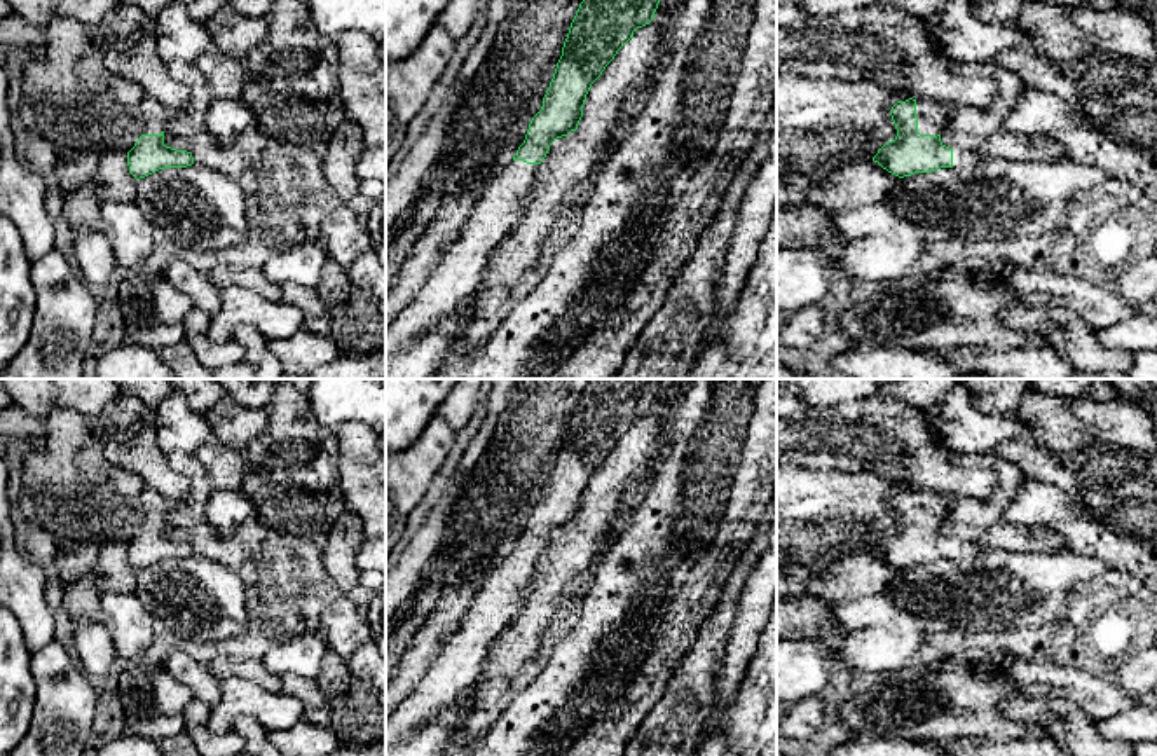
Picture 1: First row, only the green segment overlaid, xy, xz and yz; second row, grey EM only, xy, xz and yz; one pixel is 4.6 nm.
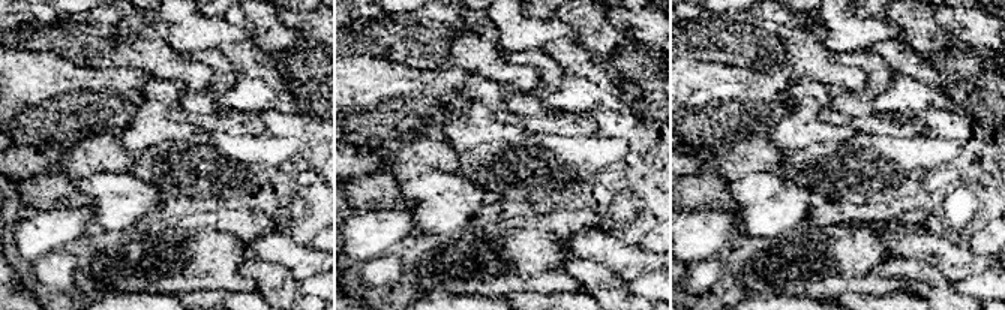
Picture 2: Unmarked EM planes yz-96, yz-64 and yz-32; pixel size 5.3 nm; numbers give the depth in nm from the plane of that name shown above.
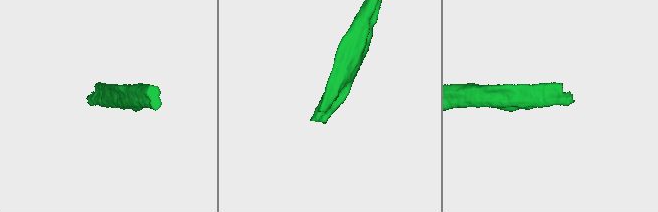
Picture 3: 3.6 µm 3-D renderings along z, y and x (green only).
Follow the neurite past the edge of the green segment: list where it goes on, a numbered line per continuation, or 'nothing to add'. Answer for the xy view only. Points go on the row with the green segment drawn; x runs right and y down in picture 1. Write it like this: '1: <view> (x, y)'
1: xy (156, 117)

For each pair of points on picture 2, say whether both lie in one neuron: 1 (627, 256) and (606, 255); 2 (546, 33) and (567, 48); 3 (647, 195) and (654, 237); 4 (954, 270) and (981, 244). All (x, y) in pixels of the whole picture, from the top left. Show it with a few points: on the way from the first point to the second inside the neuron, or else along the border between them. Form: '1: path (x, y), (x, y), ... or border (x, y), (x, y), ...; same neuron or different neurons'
1: path (623, 256), (611, 255); same neuron
2: border (572, 38), (551, 41), (540, 48); different neurons
3: border (654, 225), (636, 243); different neurons
4: border (966, 244), (974, 252), (989, 256); different neurons

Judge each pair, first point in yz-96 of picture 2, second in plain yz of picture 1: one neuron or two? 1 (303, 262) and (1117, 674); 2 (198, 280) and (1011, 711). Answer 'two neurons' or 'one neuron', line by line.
1: two neurons
2: two neurons

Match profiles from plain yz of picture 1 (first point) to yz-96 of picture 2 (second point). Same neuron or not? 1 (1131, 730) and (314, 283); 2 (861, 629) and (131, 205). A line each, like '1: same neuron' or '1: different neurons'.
1: same neuron
2: same neuron

